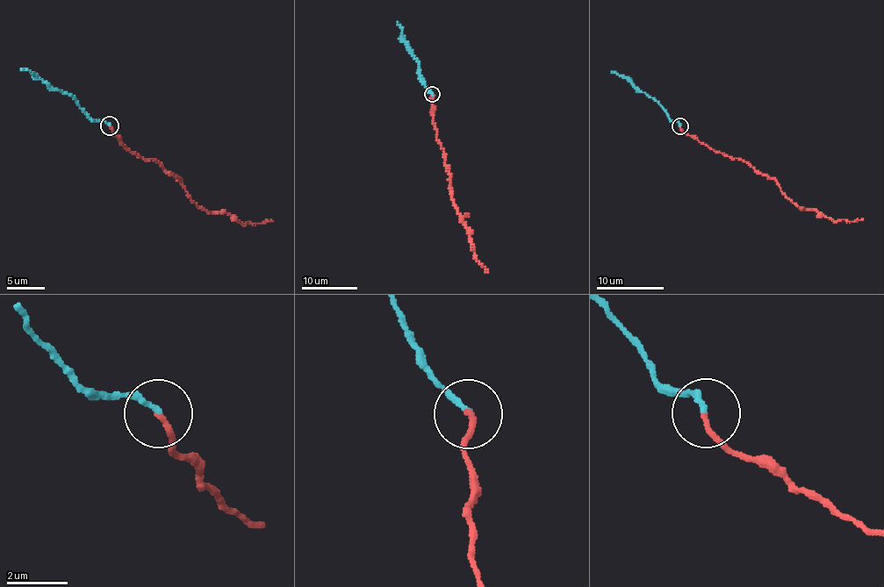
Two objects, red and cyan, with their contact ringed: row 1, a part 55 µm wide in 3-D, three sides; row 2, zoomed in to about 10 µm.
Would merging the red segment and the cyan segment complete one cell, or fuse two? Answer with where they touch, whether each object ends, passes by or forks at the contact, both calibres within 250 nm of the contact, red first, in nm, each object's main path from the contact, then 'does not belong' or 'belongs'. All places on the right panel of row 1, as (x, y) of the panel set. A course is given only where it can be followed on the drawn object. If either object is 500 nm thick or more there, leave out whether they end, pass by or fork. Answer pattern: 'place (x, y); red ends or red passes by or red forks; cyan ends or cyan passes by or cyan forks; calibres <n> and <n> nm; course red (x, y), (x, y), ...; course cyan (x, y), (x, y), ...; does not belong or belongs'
place (680, 125); red ends; cyan ends; calibres 170 and 190 nm; course red (680, 125), (718, 153), (772, 177), (800, 208), (816, 209), (835, 221), (863, 218); course cyan (680, 125), (671, 120), (645, 92), (639, 92), (628, 78), (611, 71); belongs

